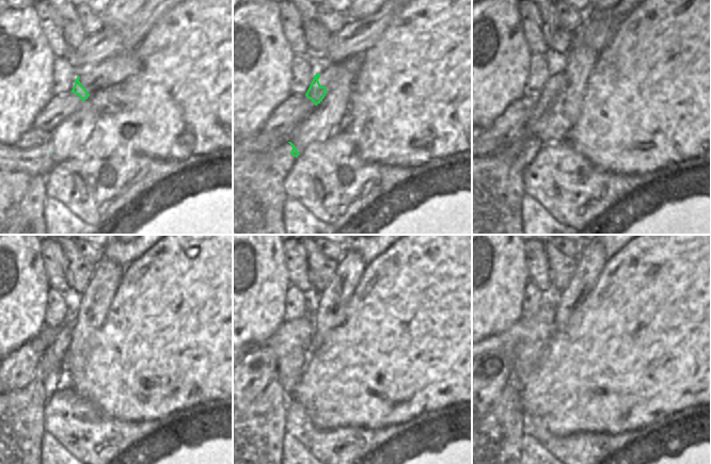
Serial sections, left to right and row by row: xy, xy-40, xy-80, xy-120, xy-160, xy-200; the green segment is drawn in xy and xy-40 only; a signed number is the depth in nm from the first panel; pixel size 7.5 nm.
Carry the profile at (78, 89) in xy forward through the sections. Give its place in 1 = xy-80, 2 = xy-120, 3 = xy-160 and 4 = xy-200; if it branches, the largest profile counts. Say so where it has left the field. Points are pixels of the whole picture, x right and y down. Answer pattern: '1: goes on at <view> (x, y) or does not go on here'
1: goes on at xy-80 (546, 98)
2: goes on at xy-120 (58, 339)
3: goes on at xy-160 (291, 342)
4: goes on at xy-200 (523, 345)

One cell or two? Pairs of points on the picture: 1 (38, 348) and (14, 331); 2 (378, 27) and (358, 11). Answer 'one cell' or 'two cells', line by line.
1: two cells
2: two cells

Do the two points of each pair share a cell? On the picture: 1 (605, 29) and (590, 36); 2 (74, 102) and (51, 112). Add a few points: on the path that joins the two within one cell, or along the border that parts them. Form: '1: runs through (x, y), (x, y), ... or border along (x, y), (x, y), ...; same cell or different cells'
1: runs through (602, 29), (594, 34); same cell
2: runs through (68, 104), (57, 110); same cell

